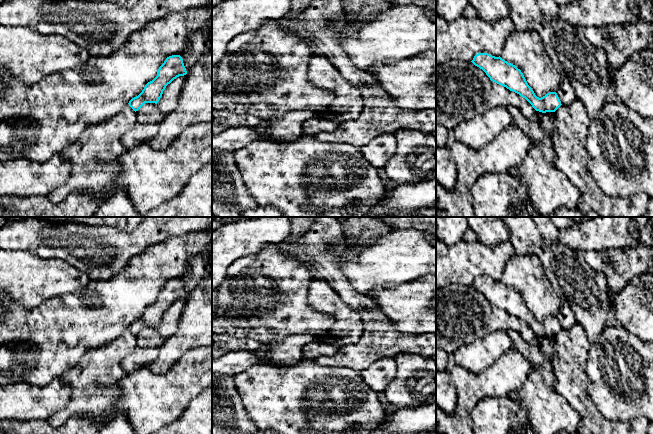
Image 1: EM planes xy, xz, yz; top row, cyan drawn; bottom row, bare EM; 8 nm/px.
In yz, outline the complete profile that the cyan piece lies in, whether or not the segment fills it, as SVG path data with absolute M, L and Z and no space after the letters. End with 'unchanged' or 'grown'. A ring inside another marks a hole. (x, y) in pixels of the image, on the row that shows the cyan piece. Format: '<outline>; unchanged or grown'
M478 53L471 62L482 69L491 81L525 98L536 111L555 112L562 105L556 92L549 92L541 98L537 97L521 70L500 56Z; unchanged

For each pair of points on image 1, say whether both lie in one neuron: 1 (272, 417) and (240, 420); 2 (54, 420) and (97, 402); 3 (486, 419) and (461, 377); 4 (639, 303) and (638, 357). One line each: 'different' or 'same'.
1: different
2: same
3: different
4: different

